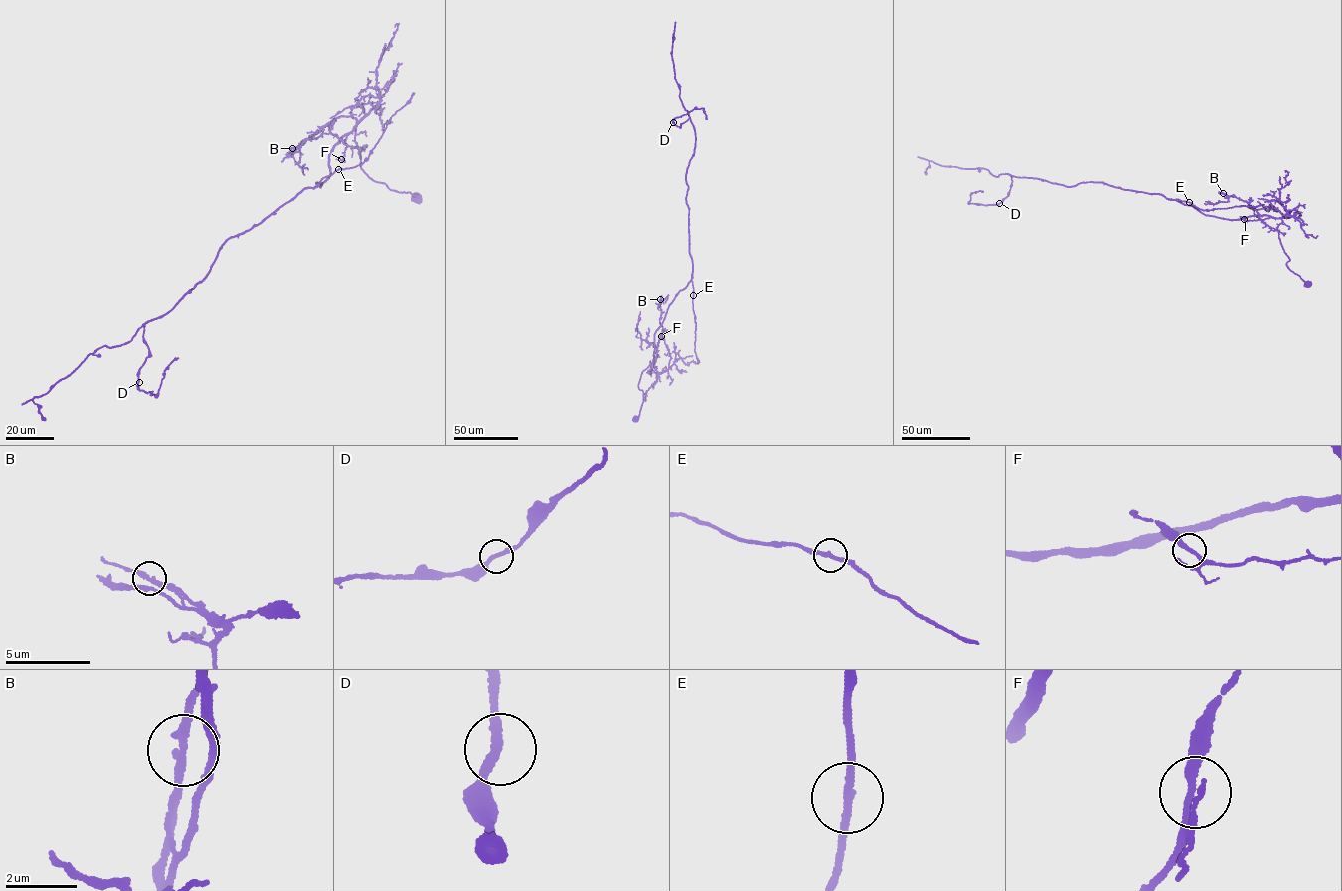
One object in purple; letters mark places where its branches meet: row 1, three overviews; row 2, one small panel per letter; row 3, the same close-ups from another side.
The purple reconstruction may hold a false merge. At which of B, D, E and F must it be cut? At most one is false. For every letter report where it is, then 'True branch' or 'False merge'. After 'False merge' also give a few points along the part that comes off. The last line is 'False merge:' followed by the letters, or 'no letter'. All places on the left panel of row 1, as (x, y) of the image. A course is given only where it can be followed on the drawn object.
B: Place: (292, 148). False merge. Course of the part to remove: (292, 147), (299, 147), (298, 164), (302, 172), (305, 167), (308, 169)
D: Place: (139, 382). True branch
E: Place: (338, 169). True branch
F: Place: (341, 159). True branch
False merge: B

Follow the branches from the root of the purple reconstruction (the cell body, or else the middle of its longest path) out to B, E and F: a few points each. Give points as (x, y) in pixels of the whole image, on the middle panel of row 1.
B: (689, 231), (691, 279), (669, 305), (654, 334), (654, 352), (663, 330), (659, 321), (660, 299)
E: (689, 231), (693, 295)
F: (689, 231), (691, 279), (669, 305), (654, 334), (654, 352), (661, 336)

